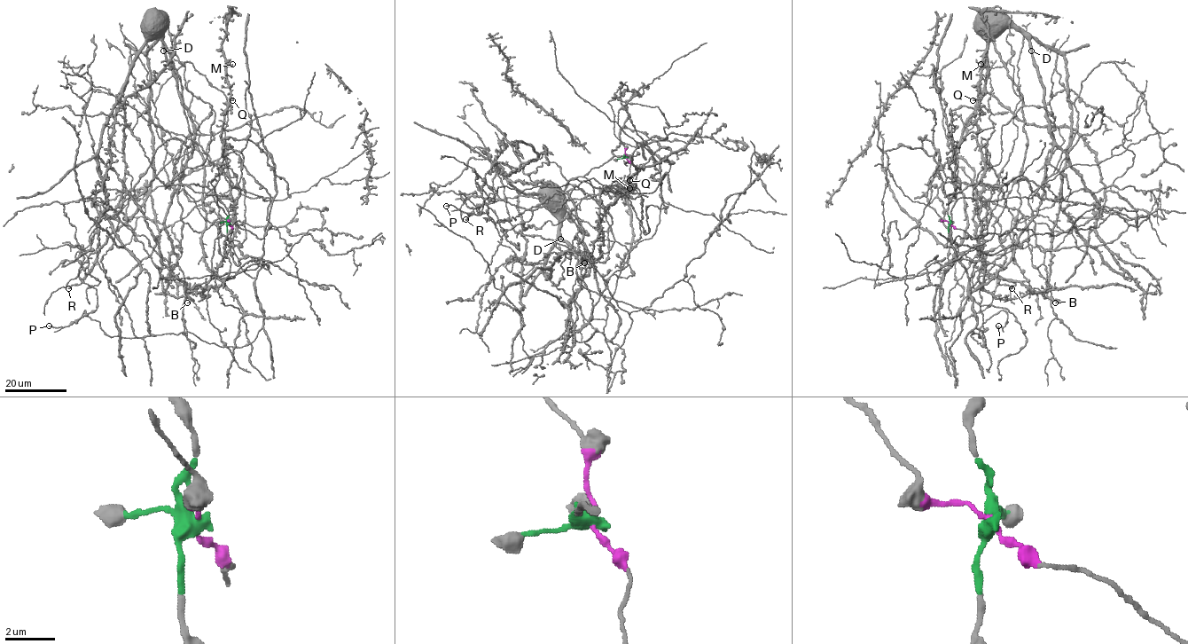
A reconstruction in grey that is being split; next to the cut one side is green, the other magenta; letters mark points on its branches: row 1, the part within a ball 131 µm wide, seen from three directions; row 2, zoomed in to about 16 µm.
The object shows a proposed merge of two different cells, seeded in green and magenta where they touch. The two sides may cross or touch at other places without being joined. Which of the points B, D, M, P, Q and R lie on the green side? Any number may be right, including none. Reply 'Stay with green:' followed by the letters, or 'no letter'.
Stay with green: B, D, R

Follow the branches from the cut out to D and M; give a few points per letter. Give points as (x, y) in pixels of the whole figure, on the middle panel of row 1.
D: (626, 157), (613, 156), (567, 182), (608, 208), (612, 220), (608, 258), (594, 262), (560, 239)
M: (626, 157), (630, 164), (627, 185), (633, 189), (624, 192), (619, 184), (629, 188)

